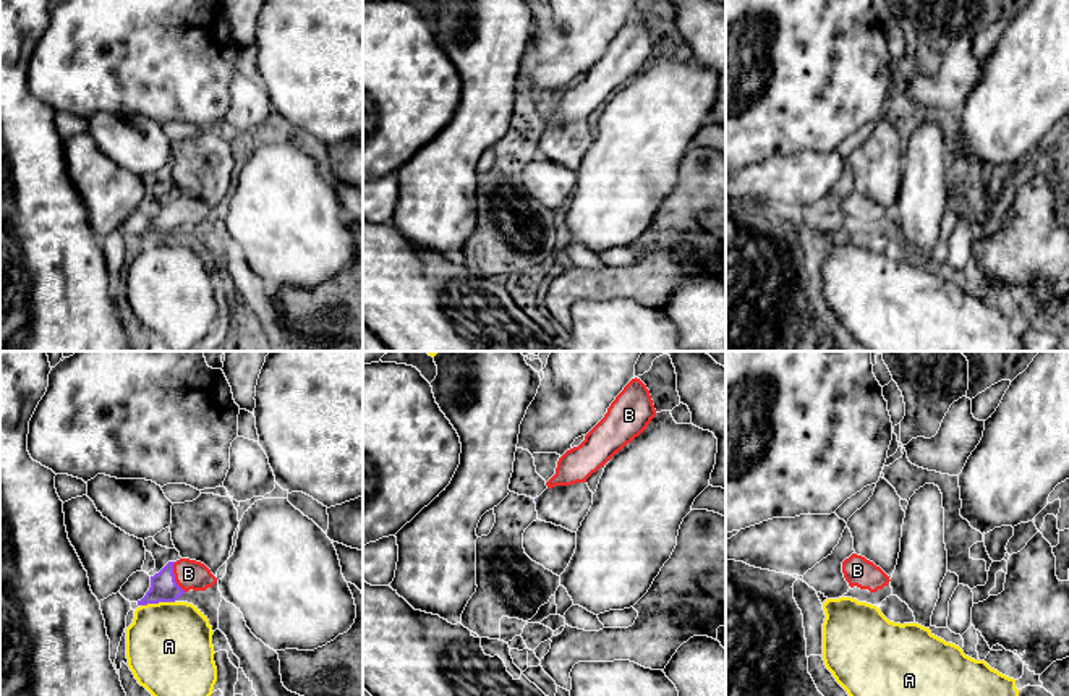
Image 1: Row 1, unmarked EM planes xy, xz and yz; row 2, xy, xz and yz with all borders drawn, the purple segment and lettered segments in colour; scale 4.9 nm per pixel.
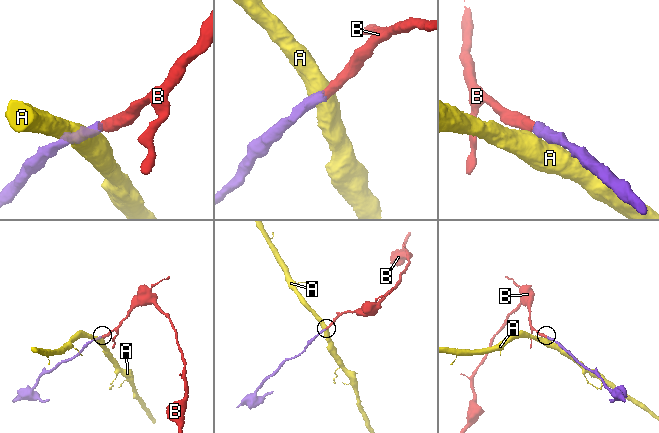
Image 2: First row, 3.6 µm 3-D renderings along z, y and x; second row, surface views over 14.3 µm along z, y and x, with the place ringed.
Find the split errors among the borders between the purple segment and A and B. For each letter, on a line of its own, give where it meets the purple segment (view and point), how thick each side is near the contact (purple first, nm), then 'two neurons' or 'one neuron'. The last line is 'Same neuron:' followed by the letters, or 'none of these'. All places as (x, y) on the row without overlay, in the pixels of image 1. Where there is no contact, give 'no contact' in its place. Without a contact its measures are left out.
A: meets purple in xy at (157, 240); 140 nm thick on the purple side, 440 nm on the other; two neurons
B: meets purple in xy at (174, 214); 140 nm thick on the purple side, 140 nm on the other; one neuron
Same neuron: B

